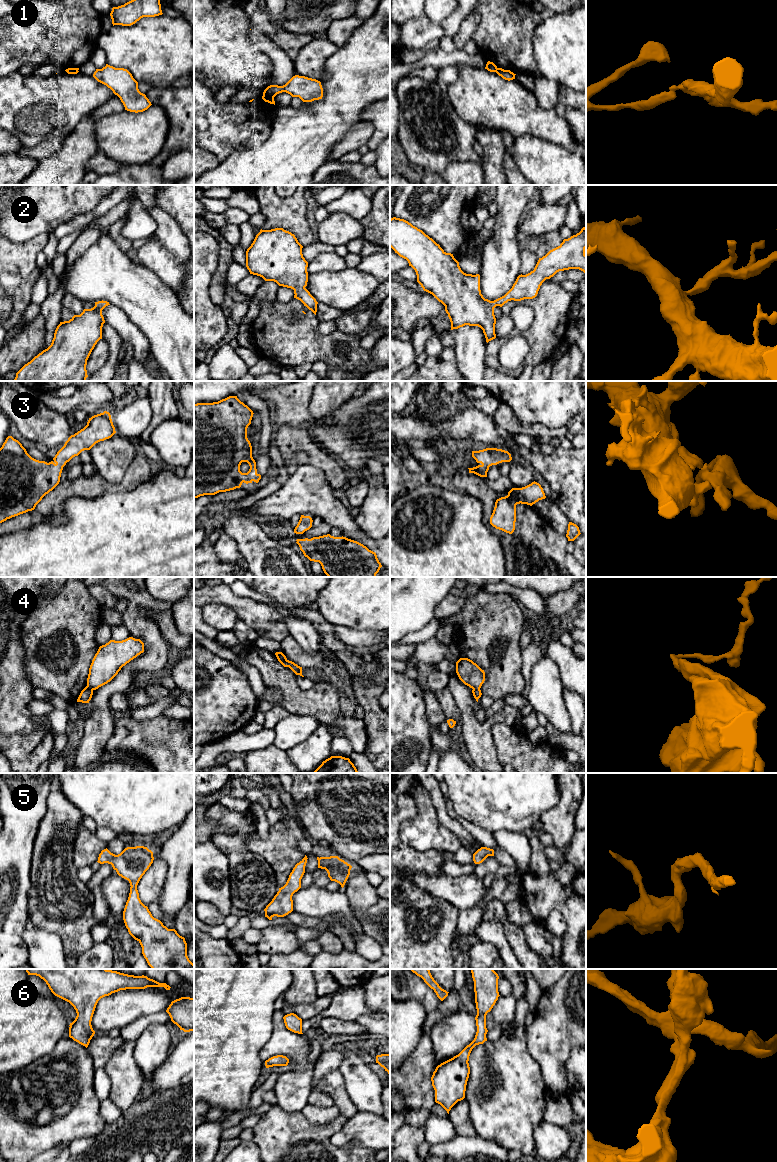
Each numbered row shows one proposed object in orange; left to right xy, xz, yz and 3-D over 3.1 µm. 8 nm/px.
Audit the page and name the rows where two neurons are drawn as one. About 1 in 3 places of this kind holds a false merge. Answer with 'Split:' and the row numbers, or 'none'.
Split: 1, 4

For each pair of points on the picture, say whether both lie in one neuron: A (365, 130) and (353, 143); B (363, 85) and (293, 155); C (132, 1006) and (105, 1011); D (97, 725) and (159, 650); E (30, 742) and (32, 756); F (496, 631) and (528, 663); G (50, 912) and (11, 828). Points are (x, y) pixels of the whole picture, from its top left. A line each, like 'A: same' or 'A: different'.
A: same
B: same
C: same
D: same
E: same
F: different
G: different

